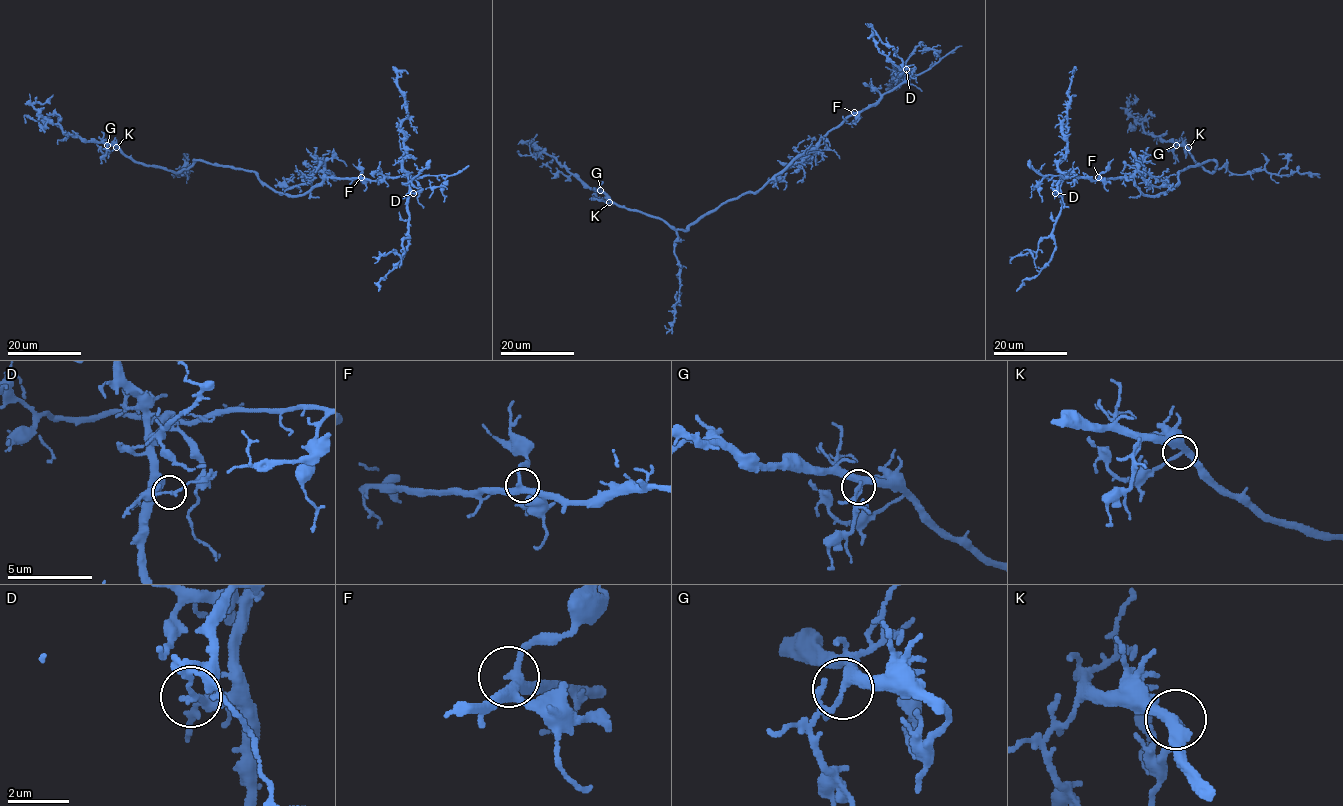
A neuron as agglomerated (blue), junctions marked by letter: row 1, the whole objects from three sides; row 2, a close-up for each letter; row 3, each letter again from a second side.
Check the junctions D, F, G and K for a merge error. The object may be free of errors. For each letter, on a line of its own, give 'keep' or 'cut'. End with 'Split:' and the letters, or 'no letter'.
D: cut
F: keep
G: keep
K: keep
Split: D

